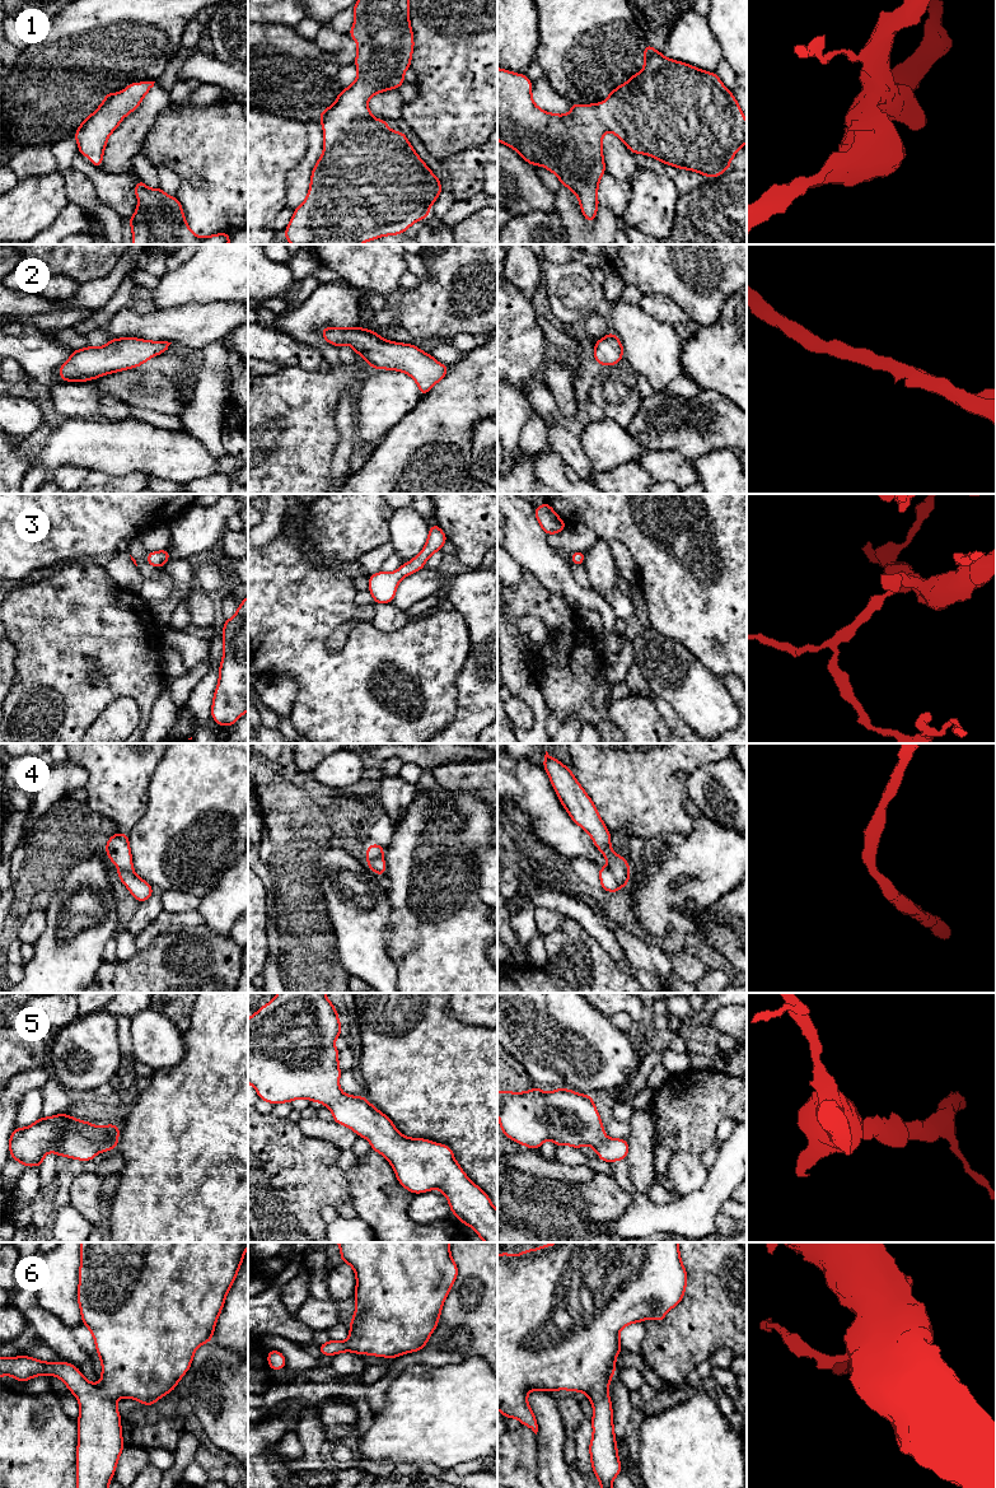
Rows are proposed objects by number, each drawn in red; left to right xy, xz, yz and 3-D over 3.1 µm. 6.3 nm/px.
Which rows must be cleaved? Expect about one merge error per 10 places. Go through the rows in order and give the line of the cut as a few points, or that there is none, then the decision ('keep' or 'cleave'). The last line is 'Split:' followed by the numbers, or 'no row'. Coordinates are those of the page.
1: cut none; keep
2: cut none; keep
3: cut none; keep
4: cut none; keep
5: cut none; keep
6: cut none; keep
Split: no row

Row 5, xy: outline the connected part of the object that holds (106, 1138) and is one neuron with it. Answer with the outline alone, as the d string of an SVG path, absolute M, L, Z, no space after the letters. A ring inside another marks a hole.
M65 1112L50 1118L41 1116L27 1128L13 1129L9 1139L11 1158L24 1169L41 1169L43 1157L53 1151L57 1157L93 1161L97 1153L116 1149L120 1127L108 1124L95 1127L90 1121L80 1121Z

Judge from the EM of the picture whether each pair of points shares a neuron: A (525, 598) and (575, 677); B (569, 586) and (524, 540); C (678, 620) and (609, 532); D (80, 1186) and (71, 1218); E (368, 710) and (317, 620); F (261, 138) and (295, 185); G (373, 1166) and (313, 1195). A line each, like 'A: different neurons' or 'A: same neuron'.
A: same neuron
B: same neuron
C: same neuron
D: different neurons
E: same neuron
F: different neurons
G: different neurons

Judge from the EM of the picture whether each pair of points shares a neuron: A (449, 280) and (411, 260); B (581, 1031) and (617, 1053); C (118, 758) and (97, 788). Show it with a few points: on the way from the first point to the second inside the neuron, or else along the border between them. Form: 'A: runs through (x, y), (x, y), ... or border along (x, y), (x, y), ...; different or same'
A: border along (421, 257), (425, 265), (425, 278), (422, 280); different
B: runs through (590, 1040), (603, 1053), (608, 1053); same
C: runs through (118, 765), (104, 780); same

